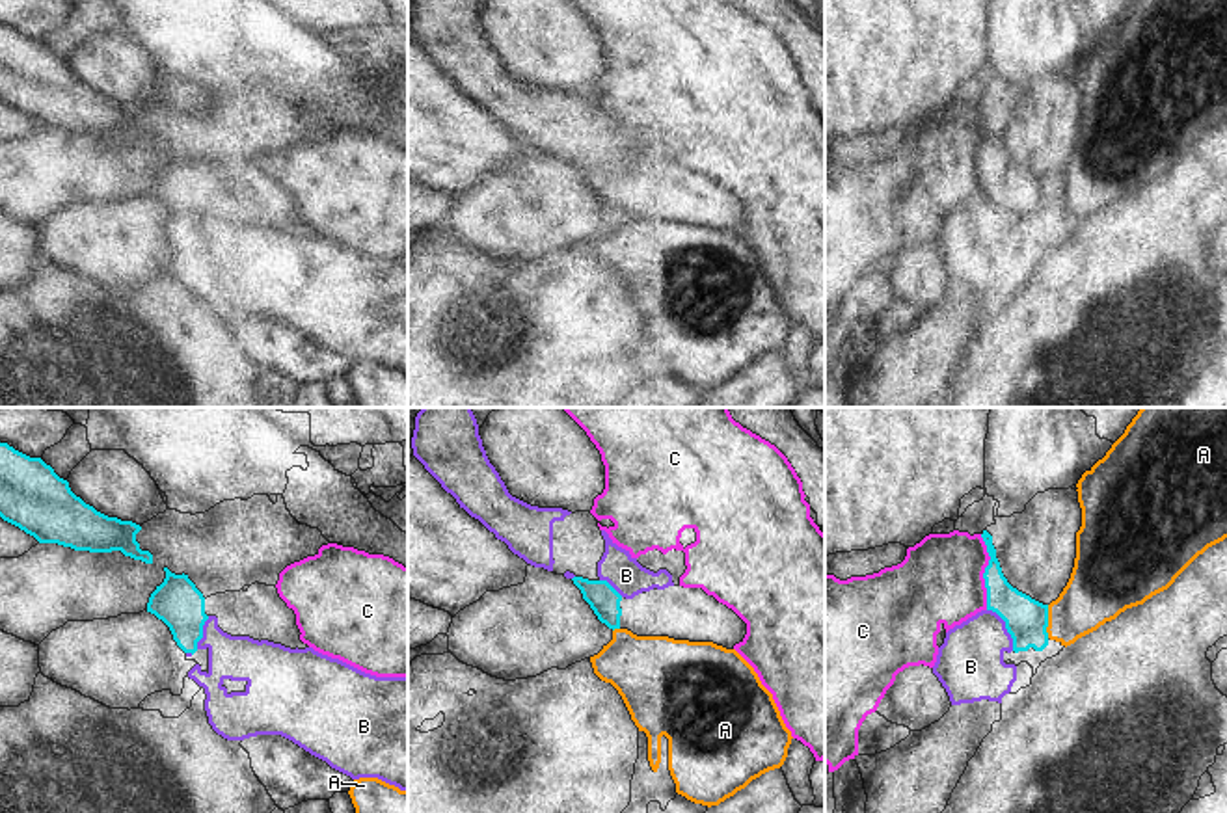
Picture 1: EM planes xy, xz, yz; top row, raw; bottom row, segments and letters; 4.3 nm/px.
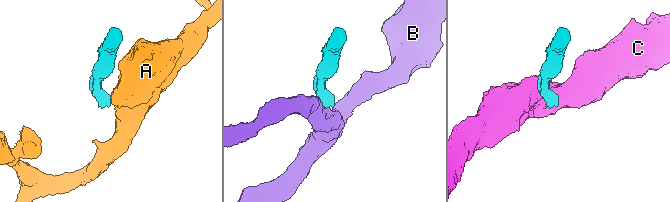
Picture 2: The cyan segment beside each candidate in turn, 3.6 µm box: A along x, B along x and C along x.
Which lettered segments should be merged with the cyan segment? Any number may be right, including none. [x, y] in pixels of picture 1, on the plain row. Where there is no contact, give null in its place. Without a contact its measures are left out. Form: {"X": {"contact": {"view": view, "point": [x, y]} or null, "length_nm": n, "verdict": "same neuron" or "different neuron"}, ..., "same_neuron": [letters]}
{"A": {"contact": {"view": "yz", "point": [1047, 205]}, "length_nm": 140, "verdict": "different neuron"}, "B": {"contact": {"view": "yz", "point": [1006, 211]}, "length_nm": 220, "verdict": "different neuron"}, "C": {"contact": {"view": "yz", "point": [985, 155]}, "length_nm": 320, "verdict": "different neuron"}, "same_neuron": []}

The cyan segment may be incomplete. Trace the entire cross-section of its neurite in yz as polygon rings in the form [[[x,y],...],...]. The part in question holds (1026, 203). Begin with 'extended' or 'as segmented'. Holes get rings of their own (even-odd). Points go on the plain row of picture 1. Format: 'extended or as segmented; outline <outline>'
as segmented; outline [[[983,113],[981,117],[987,136],[991,140],[983,162],[987,171],[987,193],[996,195],[1013,221],[1013,234],[1043,234],[1048,229],[1048,188],[1043,188],[1030,179],[1013,171],[1002,156],[992,128],[992,119]]]

